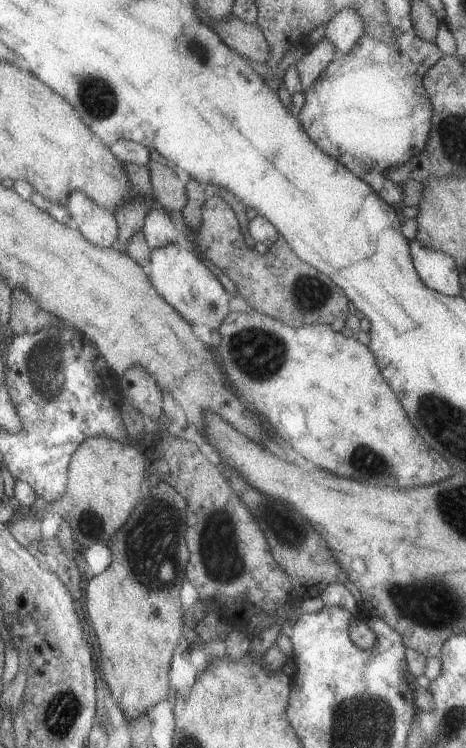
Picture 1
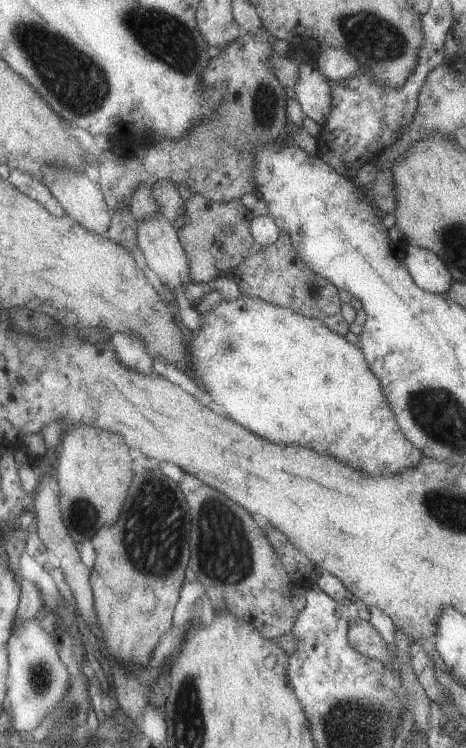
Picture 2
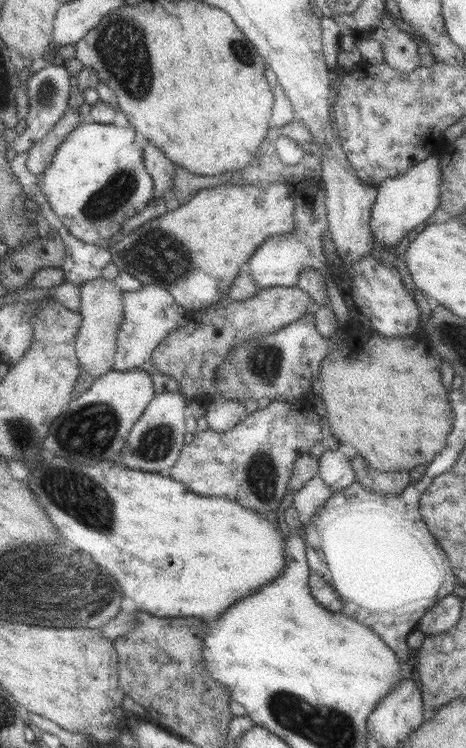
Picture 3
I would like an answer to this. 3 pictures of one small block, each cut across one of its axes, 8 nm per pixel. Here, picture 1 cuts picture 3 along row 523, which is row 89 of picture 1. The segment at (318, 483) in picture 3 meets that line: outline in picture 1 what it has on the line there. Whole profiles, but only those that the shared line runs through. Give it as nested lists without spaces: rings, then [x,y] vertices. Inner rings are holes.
[[[323,37],[309,52],[303,54],[295,62],[295,70],[297,70],[301,82],[301,91],[304,92],[311,86],[311,82],[315,82],[315,78],[320,76],[325,66],[333,60],[336,54],[331,42]]]

